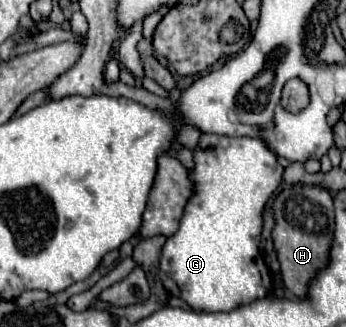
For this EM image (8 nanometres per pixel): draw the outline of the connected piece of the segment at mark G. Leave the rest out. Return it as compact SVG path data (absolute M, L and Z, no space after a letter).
M201 133L197 147L193 149L193 163L195 167L189 169L189 179L193 183L193 193L185 205L183 211L183 219L181 225L177 229L177 233L173 237L167 237L167 243L163 247L163 255L161 255L161 269L159 269L159 277L163 281L163 287L167 289L167 293L171 297L181 297L183 301L189 303L189 307L197 309L197 311L233 311L241 305L249 305L257 299L265 299L267 295L271 295L273 291L273 281L271 281L271 273L259 253L259 243L261 243L261 229L263 229L263 209L269 201L269 197L275 193L275 189L279 187L281 179L283 179L283 167L277 163L277 155L269 149L269 145L265 143L265 139L261 137L219 137L219 135L211 135L211 133Z

